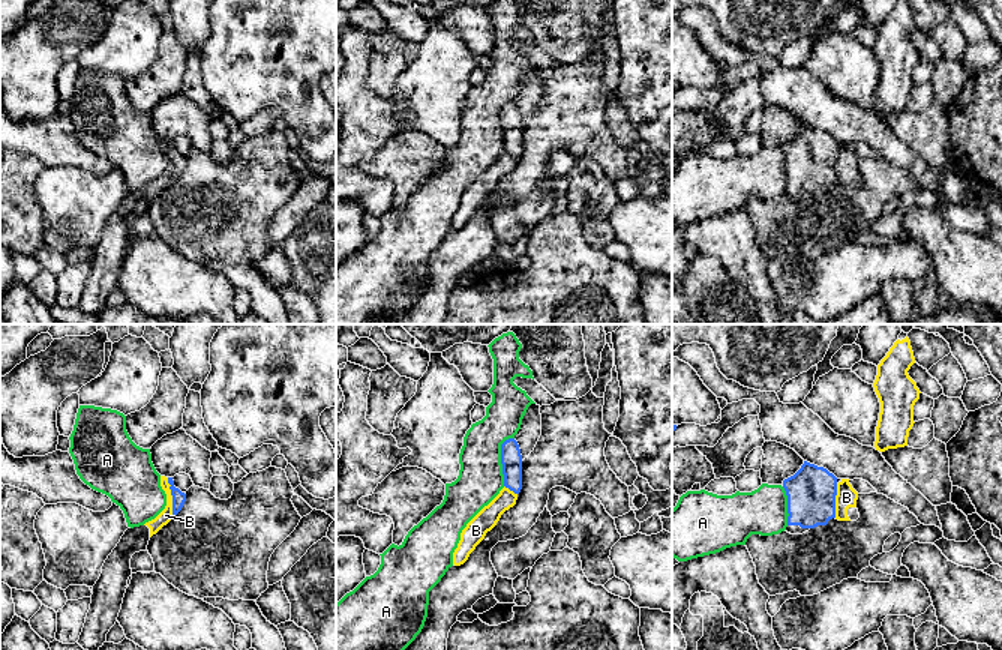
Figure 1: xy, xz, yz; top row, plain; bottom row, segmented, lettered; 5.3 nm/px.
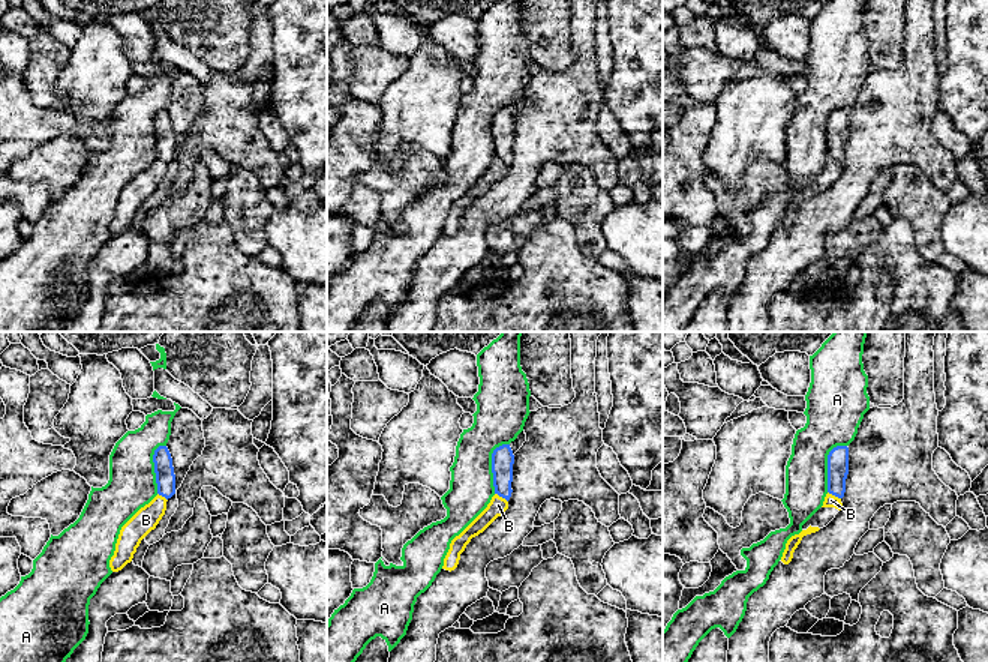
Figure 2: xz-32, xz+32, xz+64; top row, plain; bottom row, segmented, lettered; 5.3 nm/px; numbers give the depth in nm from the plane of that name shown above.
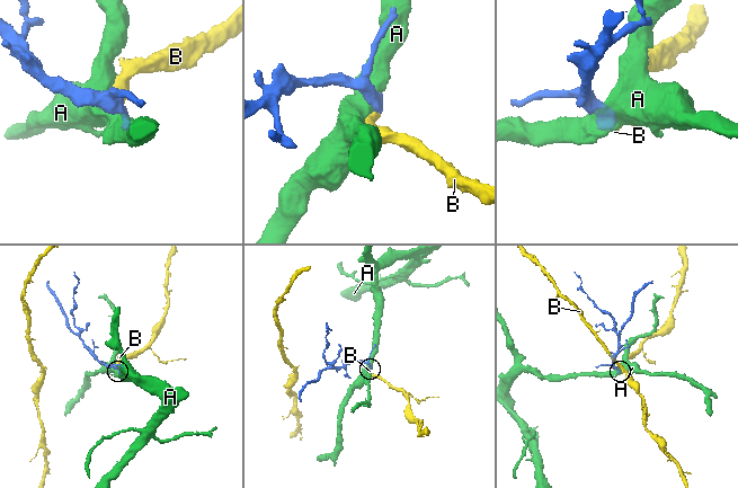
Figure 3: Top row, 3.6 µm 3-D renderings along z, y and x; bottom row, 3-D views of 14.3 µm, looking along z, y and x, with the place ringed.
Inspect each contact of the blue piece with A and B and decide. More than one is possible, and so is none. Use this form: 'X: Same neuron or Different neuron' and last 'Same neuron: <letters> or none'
A: Different neuron
B: Different neuron
Same neuron: none

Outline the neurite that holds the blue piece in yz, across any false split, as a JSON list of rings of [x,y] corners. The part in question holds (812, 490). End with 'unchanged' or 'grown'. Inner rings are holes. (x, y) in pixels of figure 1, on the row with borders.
[[[804,461],[794,476],[783,480],[783,488],[788,495],[788,533],[802,534],[836,518],[837,477],[826,468]]]; grown

